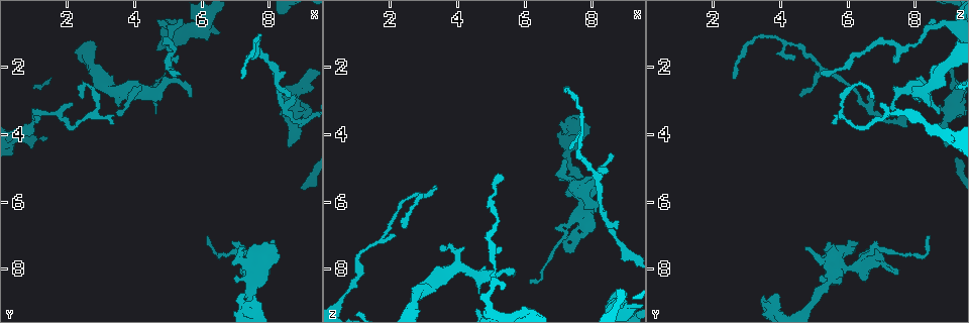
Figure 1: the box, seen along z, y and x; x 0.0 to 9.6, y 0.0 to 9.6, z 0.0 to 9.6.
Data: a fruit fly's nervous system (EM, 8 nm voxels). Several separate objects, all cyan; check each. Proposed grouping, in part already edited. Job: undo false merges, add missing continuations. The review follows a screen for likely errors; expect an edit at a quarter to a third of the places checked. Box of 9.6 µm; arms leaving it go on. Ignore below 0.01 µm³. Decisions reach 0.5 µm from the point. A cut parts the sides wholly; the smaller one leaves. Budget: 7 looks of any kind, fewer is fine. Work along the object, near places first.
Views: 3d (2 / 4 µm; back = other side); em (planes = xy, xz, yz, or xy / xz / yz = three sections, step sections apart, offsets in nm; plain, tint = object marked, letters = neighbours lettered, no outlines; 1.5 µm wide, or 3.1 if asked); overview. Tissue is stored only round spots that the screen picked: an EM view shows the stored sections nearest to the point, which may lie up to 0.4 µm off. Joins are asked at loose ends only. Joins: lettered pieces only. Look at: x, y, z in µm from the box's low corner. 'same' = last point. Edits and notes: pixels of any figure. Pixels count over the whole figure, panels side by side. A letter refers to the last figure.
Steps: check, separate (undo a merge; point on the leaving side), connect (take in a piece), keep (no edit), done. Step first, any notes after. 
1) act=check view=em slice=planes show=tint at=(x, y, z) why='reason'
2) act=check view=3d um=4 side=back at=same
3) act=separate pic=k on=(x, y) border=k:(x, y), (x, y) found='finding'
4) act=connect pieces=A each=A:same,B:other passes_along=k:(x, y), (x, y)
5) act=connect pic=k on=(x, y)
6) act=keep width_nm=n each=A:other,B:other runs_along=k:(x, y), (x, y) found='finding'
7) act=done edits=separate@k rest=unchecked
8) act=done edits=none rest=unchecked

act=check view=3d um=4 side=back at=(7.30, 1.65, 4.40)

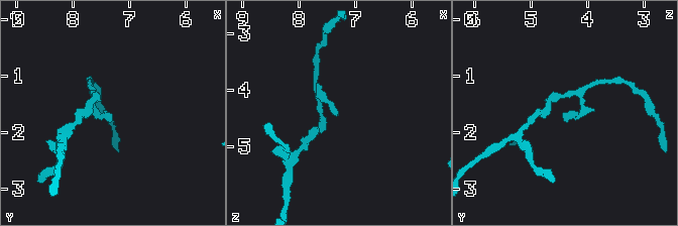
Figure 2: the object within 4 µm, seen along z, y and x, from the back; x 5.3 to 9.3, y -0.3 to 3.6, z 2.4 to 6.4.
act=check view=em slice=yz step=8 show=tint at=(7.30, 1.65, 4.45) why='shape alone is not enough'

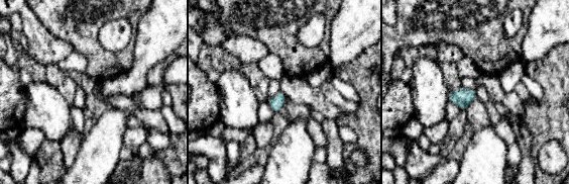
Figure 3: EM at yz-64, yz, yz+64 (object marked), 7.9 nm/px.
act=check view=em slice=xz step=4 show=letters at=same why='another direction'

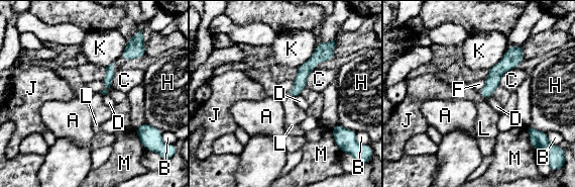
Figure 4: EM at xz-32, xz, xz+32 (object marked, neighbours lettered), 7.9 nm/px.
act=keep longest_contact=K:260nm each=A:other,B:other,C:other,D:other,F:other,H:other,J:other,K:other,L:other,M:other runs_along=4:(515, 50), (483, 94) found='none of them fits'

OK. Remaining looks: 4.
act=check view=em slice=yz step=8 show=plain at=(5.60, 2.85, 8.15) why='tapers out'

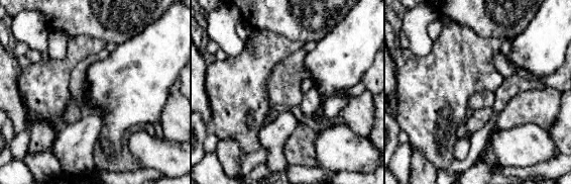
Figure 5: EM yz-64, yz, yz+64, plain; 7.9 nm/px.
act=check view=em slice=yz step=8 show=letters at=same why='see the neighbours'

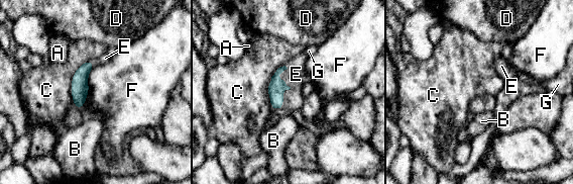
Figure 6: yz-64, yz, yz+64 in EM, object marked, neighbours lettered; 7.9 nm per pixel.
act=connect pieces=E width_nm=110 each=A:other,B:other,C:other,D:other,E:same,F:other,G:other passes_along=6:(275, 89), (288, 86), (296, 74) found='the cell continues'

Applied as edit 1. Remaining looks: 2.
act=check view=overview why='see it whole again'

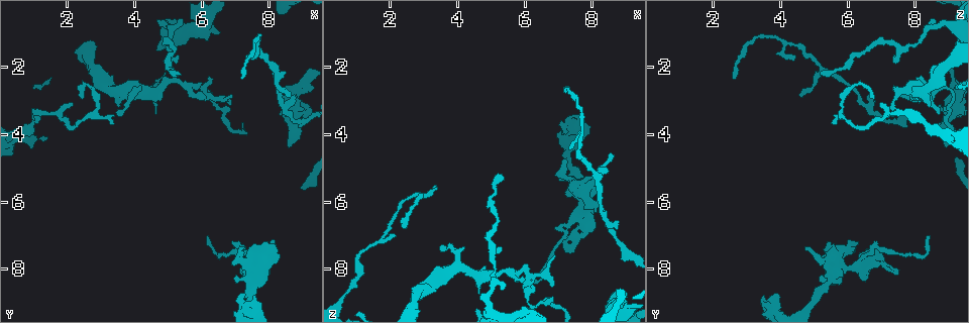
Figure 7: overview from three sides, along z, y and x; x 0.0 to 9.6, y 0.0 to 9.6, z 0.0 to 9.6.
act=check view=em slice=planes show=letters at=(6.15, 7.00, 8.40) why='tapers out'

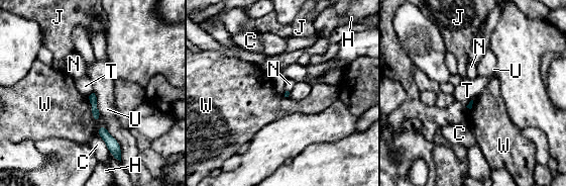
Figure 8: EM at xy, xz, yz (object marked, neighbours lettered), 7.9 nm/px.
act=keep longest_contact=U:280nm each=C:other,H:other,J:other,N:other,T:other,U:other,W:other border=8:(93, 92), (89, 96) found='none of them fits'

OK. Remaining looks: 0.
act=done edits=connect@6 rest=unchecked

